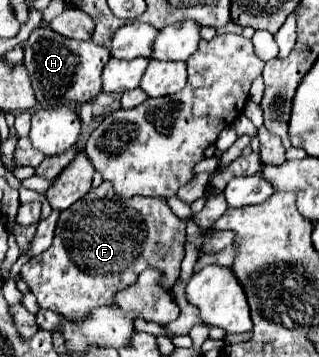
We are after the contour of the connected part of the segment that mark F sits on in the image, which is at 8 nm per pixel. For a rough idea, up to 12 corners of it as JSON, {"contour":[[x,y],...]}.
{"contour":[[108,181],[60,213],[22,277],[82,319],[146,267],[172,287],[186,221]]}

